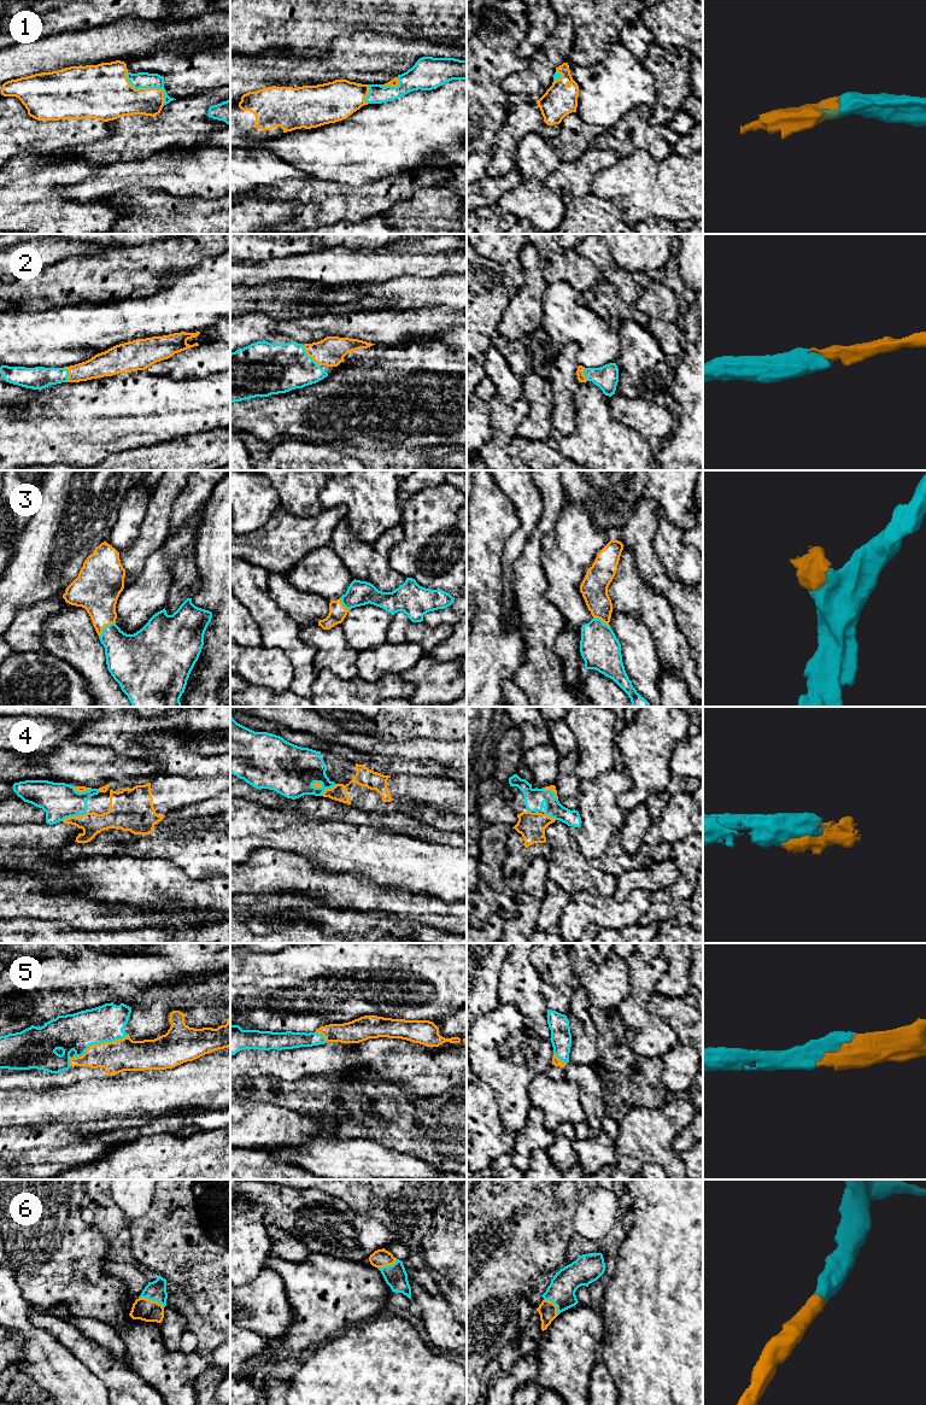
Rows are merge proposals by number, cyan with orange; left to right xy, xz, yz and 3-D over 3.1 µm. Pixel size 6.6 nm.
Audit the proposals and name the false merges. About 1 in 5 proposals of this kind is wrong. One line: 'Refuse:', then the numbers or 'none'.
Refuse: none

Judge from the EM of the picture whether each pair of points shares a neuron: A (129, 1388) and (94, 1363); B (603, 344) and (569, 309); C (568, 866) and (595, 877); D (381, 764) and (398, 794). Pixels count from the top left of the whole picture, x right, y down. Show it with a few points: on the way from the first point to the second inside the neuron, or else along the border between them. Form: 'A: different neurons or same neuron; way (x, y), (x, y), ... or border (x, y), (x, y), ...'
A: same neuron; way (121, 1381), (111, 1371), (106, 1371), (103, 1368)
B: same neuron; way (593, 337), (575, 318)
C: same neuron; way (574, 867), (584, 877), (588, 877)
D: different neurons; border (417, 774), (393, 774), (391, 777)

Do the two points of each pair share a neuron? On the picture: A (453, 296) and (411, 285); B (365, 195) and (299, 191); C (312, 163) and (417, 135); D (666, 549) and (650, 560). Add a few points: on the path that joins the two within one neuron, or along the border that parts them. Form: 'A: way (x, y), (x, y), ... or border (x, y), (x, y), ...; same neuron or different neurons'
A: way (443, 294), (422, 292); same neuron
B: way (349, 195), (316, 195); same neuron
C: way (339, 152), (358, 151), (379, 140), (391, 138); same neuron
D: border (657, 526), (654, 533), (654, 550), (673, 579); different neurons

